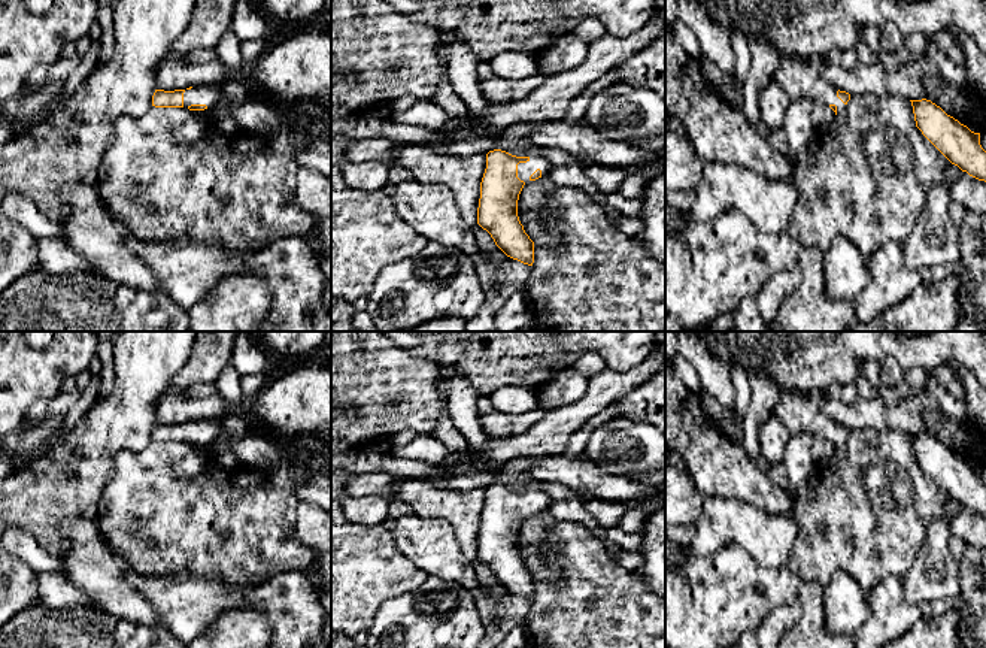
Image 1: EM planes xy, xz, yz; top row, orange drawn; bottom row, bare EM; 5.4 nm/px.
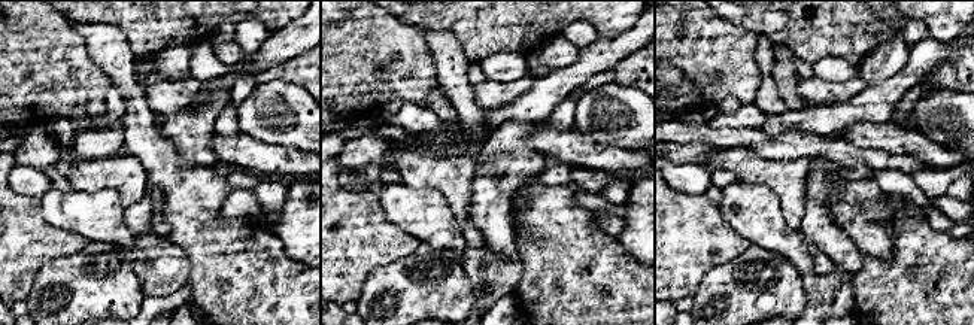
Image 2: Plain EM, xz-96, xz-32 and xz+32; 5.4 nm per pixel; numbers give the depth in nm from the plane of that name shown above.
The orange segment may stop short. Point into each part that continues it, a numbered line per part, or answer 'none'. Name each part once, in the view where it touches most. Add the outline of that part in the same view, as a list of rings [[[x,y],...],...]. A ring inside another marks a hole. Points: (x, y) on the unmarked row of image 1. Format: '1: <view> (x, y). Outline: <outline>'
1: xz (536, 496). Outline: [[[530,490],[530,494],[527,497],[518,499],[518,512],[524,515],[525,518],[530,517],[530,511],[540,503],[541,511],[547,511],[552,505],[552,499],[547,496],[546,491],[541,490]]]

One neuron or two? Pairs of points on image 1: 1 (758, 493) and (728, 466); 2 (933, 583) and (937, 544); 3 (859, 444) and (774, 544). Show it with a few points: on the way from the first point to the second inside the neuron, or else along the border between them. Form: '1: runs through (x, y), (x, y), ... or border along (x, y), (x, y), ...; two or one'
1: runs through (751, 486), (736, 474); one
2: runs through (934, 574), (934, 553); one
3: border along (794, 514), (797, 536), (789, 554); two

